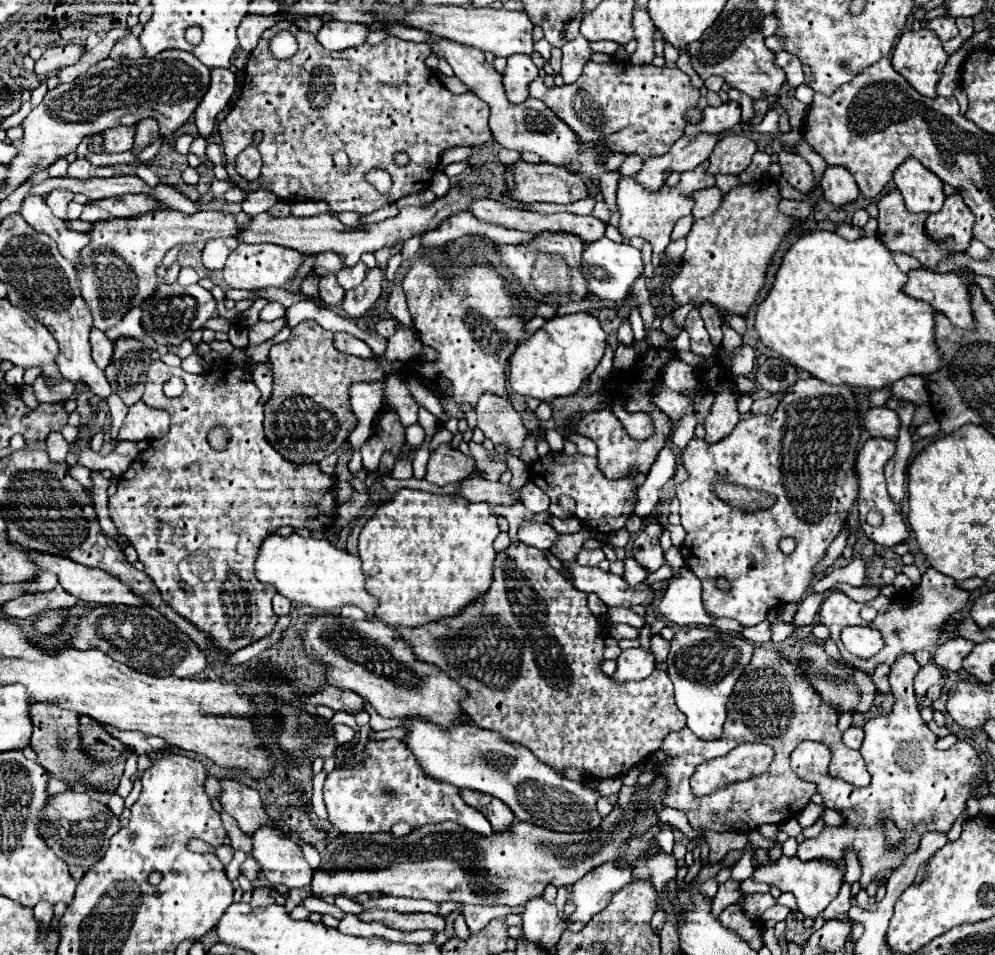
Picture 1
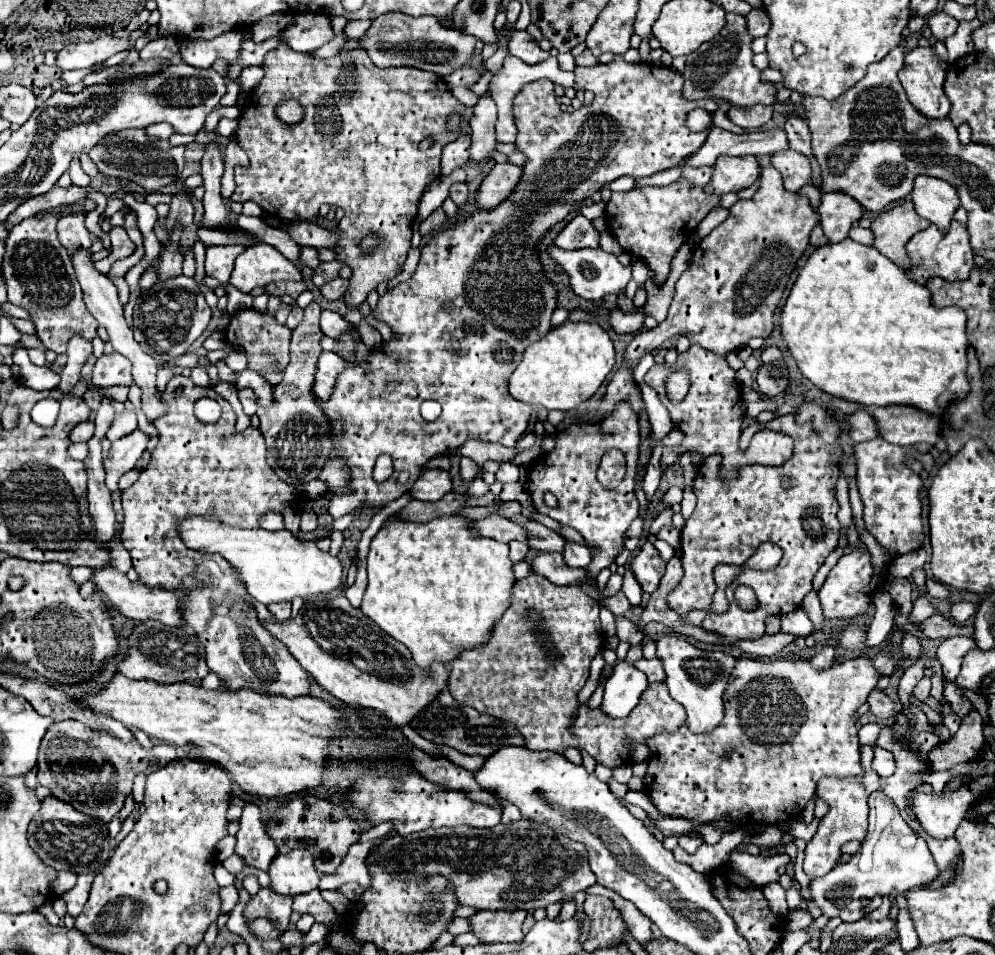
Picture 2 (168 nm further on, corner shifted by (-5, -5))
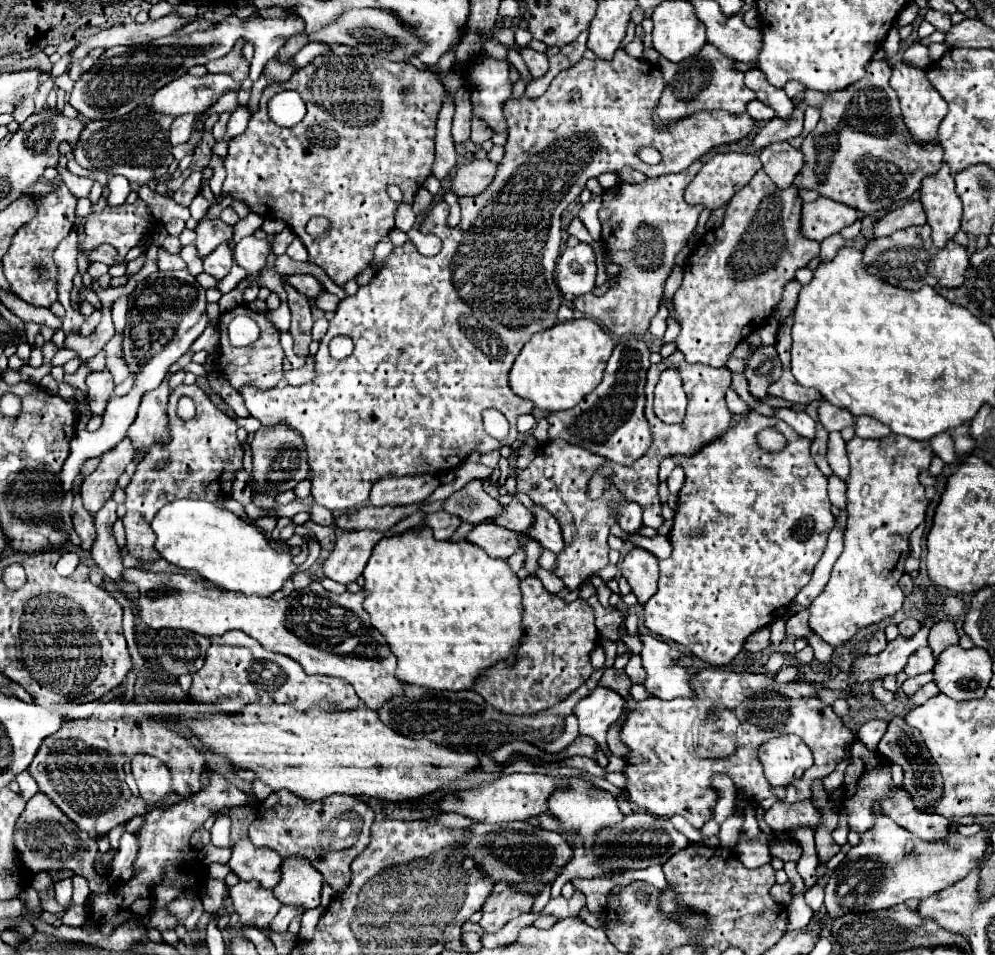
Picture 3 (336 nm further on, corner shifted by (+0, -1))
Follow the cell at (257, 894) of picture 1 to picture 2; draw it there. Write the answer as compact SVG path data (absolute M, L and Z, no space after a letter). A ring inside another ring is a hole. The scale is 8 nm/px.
M261 888L247 902L247 906L243 910L243 918L247 922L257 920L257 918L267 918L267 920L277 922L279 930L285 932L285 928L289 926L289 916L293 912L291 904L293 904L293 898L277 896L271 888Z

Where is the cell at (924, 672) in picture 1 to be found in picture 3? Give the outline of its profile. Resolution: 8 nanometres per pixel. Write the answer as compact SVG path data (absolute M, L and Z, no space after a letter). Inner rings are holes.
M926 672L926 674L920 674L920 676L916 676L916 678L908 678L904 684L902 684L902 690L904 690L904 694L916 694L918 692L918 688L920 686L924 686L926 682L930 682L934 676L932 676L932 672Z

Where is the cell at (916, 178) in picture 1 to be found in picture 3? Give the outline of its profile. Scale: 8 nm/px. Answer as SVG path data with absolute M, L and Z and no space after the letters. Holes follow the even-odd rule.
M942 164L936 174L922 180L920 202L928 216L934 244L944 248L946 242L960 230L962 218L962 202L956 194L956 184L948 172L948 164Z

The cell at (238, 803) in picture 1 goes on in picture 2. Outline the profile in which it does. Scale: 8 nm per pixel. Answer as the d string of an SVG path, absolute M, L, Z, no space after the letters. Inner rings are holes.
M247 802L239 820L241 828L237 832L235 854L243 858L245 866L267 872L273 858L277 856L277 846L273 844L273 840L269 840L269 836L265 836L265 824L259 816L259 808Z

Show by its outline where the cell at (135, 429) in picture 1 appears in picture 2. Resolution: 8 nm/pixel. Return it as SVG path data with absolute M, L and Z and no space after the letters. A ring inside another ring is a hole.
M141 430L131 432L129 436L123 436L121 440L115 440L111 444L111 450L107 458L103 458L103 468L105 468L105 482L111 492L117 490L119 478L133 470L141 454L145 452L145 446L149 442L149 436L143 434Z

